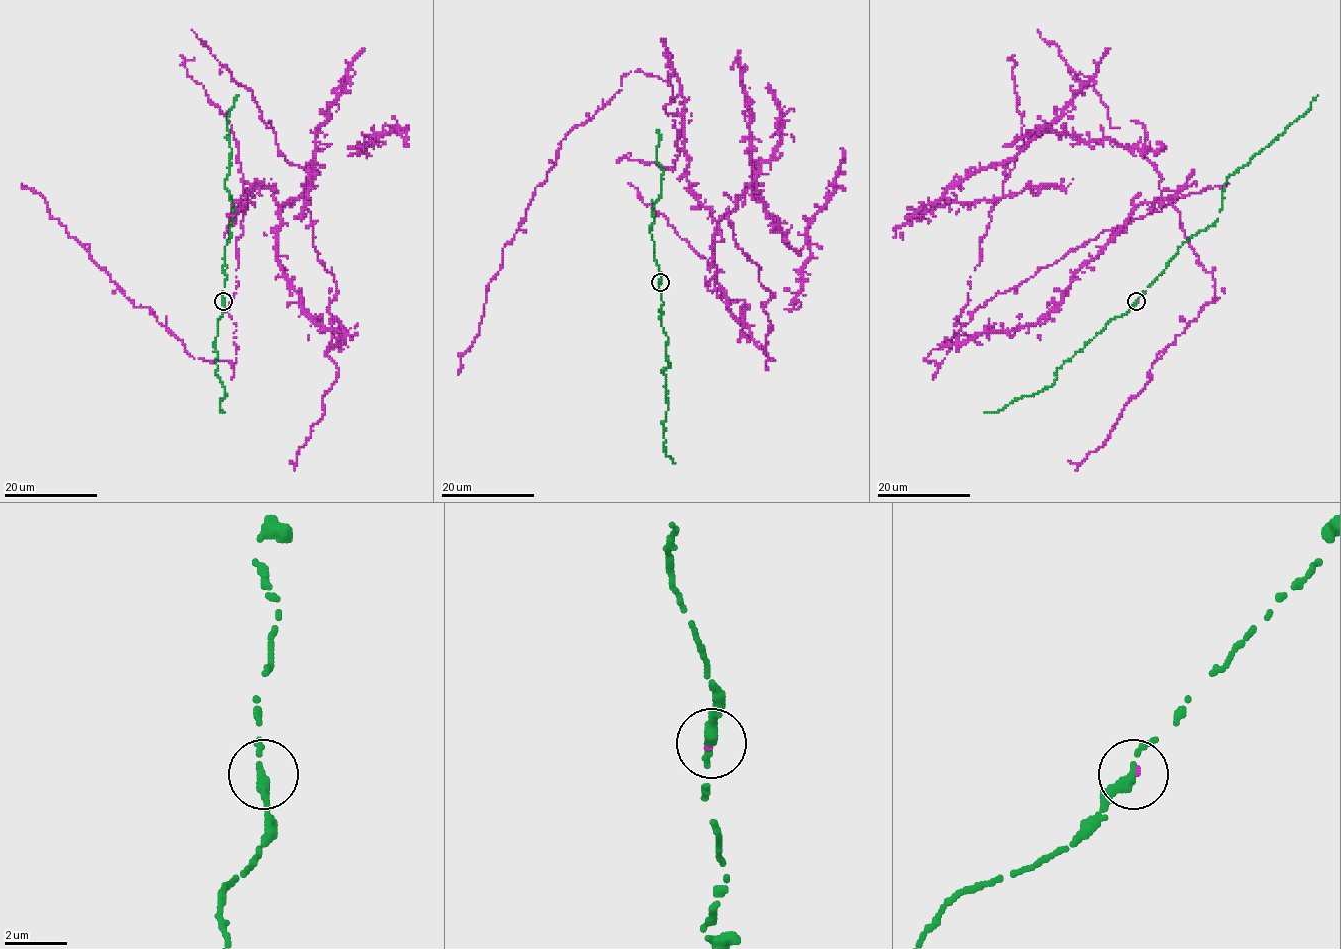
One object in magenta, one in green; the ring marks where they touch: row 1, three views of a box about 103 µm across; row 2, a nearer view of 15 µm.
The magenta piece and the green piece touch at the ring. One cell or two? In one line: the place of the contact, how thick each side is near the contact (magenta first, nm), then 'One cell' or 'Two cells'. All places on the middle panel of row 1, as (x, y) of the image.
Place: (660, 282). Thickness 90 nm (magenta) against 280 nm. One cell

